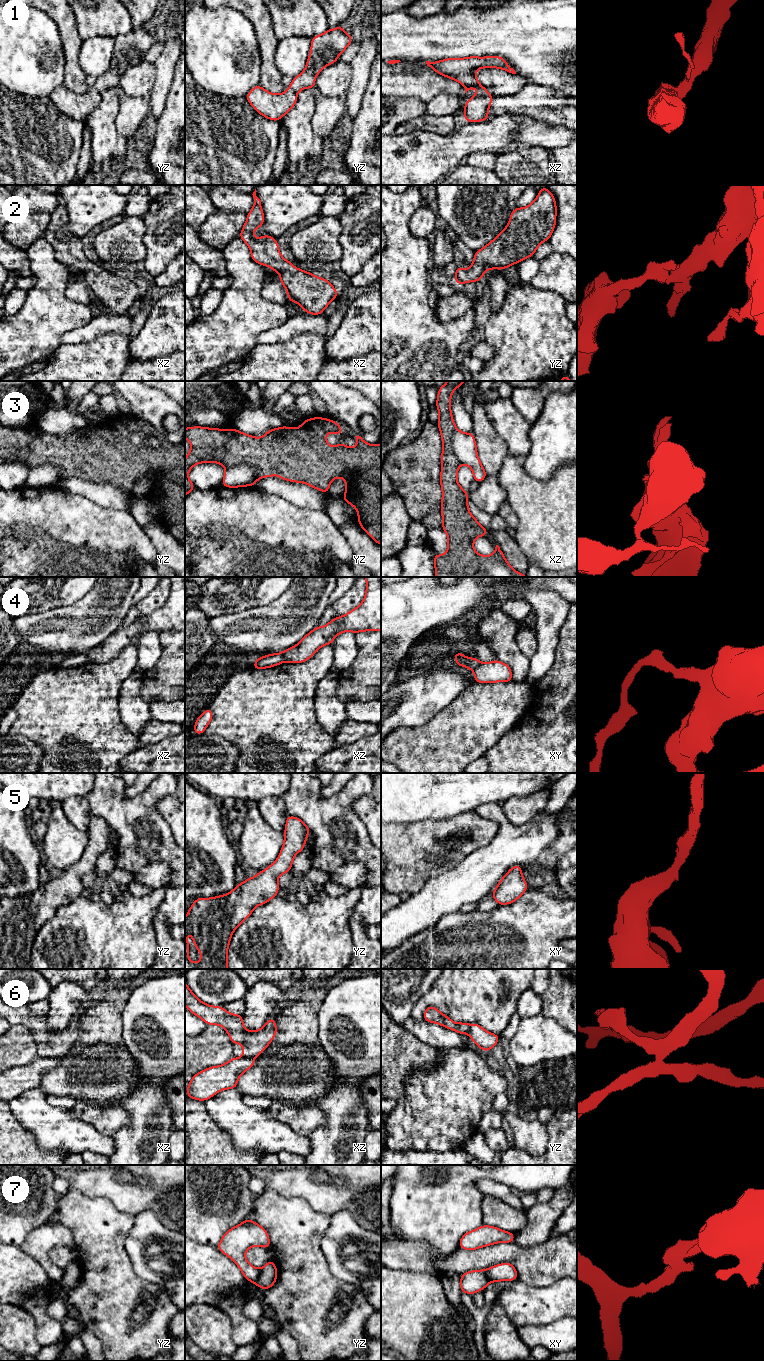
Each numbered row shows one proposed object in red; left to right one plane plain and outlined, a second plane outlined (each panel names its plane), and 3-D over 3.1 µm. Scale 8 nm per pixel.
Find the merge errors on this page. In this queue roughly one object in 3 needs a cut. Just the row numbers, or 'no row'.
3, 4, 6, 7

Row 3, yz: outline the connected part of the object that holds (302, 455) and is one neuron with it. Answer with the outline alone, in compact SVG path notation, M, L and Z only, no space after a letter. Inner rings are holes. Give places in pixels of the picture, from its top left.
M321 417L305 419L302 425L295 429L285 426L270 429L261 438L231 428L185 428L185 439L191 442L185 459L185 496L195 489L188 478L188 472L193 466L206 462L218 463L226 469L248 463L256 468L260 478L274 477L276 473L282 480L305 483L328 494L330 482L342 477L346 483L342 500L356 508L359 526L381 545L381 445L369 445L362 437L355 436L355 448L349 448L342 441L331 447L326 442L327 433L334 432L341 436L342 430L335 421Z

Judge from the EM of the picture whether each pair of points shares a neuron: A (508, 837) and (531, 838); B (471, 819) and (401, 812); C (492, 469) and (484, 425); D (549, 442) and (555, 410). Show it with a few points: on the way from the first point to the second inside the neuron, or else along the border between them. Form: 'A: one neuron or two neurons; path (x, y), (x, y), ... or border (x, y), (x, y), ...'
A: one neuron; path (514, 838), (525, 838)
B: two neurons; border (473, 809), (451, 817), (429, 819)
C: one neuron; path (491, 458), (491, 447), (486, 436)
D: one neuron; path (555, 434), (555, 418)

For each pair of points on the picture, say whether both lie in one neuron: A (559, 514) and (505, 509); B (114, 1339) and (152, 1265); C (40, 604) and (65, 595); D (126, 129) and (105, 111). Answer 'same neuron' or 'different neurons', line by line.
A: different neurons
B: different neurons
C: same neuron
D: different neurons

